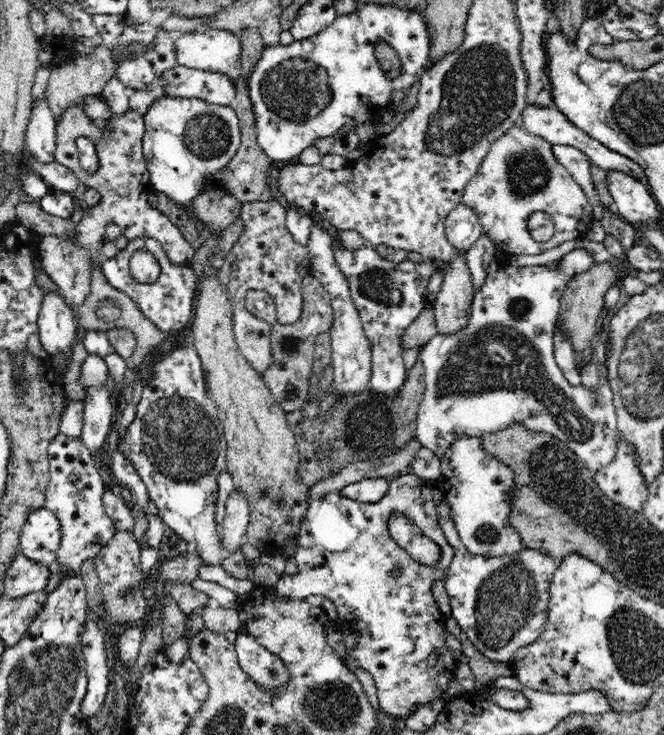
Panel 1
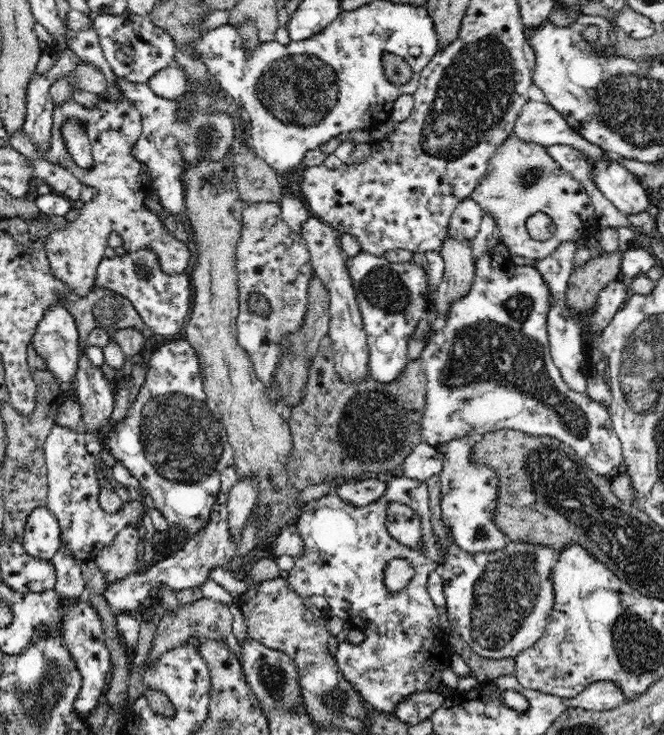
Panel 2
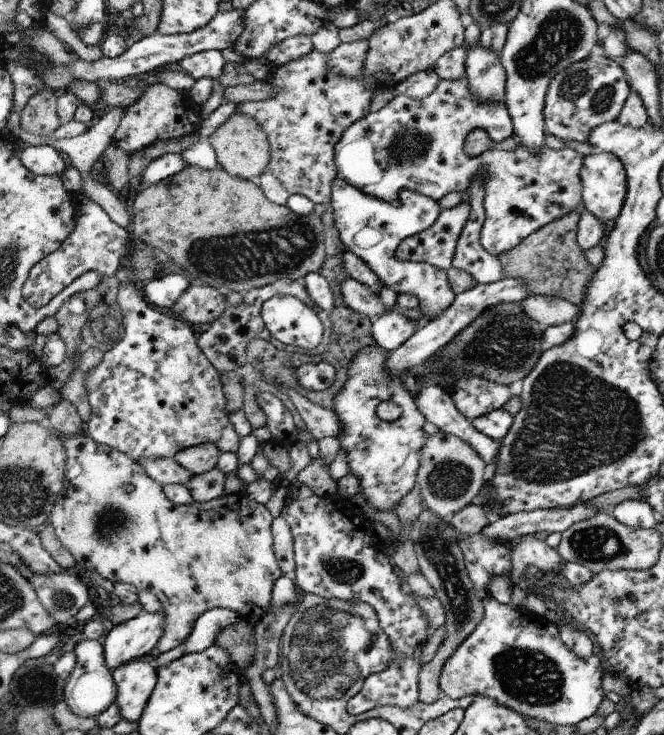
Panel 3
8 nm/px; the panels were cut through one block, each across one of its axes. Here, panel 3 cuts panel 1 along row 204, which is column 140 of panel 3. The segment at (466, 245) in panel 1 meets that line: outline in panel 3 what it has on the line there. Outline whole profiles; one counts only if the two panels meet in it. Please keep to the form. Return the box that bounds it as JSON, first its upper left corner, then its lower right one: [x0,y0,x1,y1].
[136,458,193,485]

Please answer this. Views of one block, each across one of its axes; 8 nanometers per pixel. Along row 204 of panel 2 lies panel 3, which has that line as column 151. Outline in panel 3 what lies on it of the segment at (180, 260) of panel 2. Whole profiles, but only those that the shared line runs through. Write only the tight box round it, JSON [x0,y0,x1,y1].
[113,81,199,156]

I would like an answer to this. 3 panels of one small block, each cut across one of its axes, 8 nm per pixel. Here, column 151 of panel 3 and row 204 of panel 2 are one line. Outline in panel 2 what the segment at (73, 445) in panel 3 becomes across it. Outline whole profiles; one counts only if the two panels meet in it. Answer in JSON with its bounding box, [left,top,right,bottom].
[468,132,599,260]

